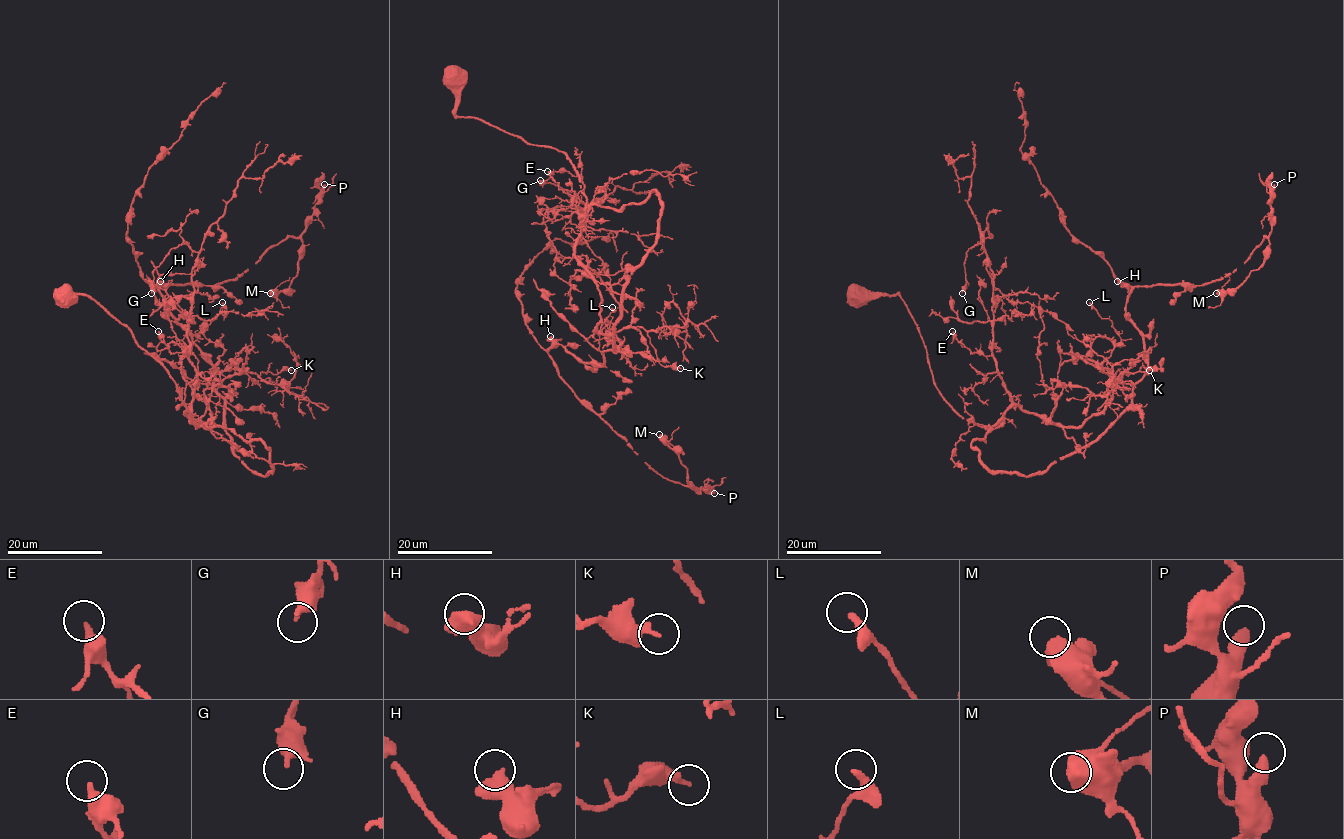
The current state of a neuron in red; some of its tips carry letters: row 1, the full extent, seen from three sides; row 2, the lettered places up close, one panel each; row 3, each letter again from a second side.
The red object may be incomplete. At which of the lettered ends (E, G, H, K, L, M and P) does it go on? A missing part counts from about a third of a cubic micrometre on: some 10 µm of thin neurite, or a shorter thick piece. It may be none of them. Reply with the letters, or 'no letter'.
no letter

